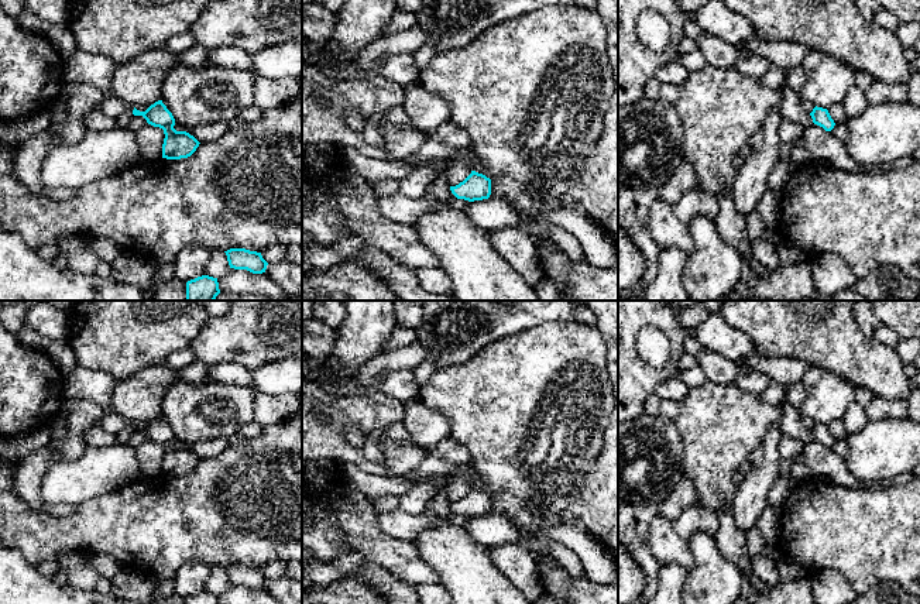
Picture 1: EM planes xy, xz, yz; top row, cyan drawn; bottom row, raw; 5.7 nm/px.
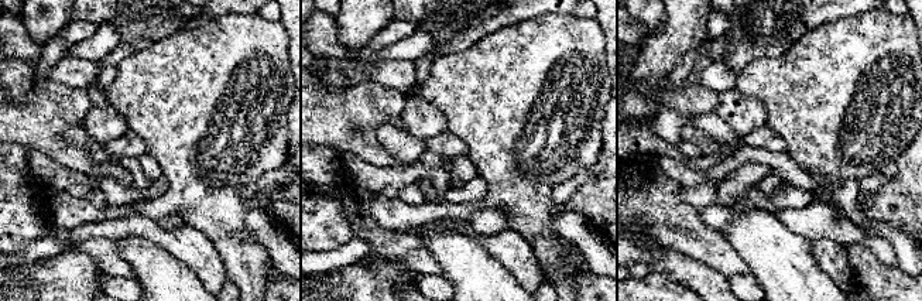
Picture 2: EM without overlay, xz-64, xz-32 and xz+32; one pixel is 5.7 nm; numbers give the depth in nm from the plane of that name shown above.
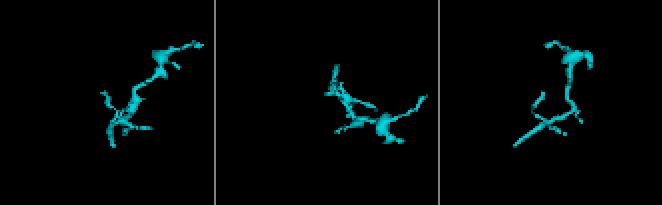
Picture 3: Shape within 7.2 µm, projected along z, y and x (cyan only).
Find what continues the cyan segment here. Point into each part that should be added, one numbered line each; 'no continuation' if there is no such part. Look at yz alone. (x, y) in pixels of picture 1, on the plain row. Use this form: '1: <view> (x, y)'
no continuation

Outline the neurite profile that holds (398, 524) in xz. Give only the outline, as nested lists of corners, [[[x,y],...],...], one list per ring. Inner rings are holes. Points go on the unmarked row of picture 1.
[[[401,508],[395,511],[377,512],[380,528],[389,536],[413,540],[418,533],[426,528],[449,522],[460,528],[466,528],[471,518],[464,515],[450,515],[447,518],[439,517],[432,511],[419,515],[411,515]]]

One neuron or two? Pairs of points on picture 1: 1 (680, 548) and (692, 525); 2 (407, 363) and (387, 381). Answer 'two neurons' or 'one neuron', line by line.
1: two neurons
2: two neurons

